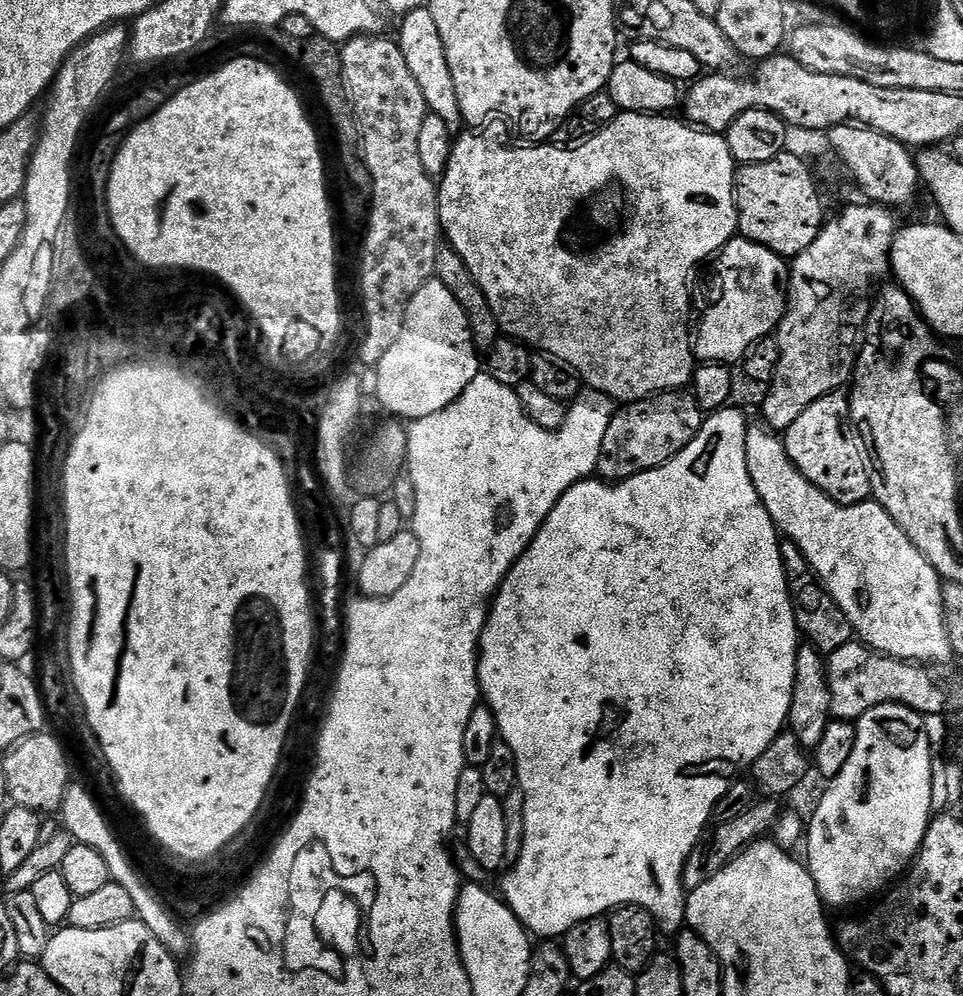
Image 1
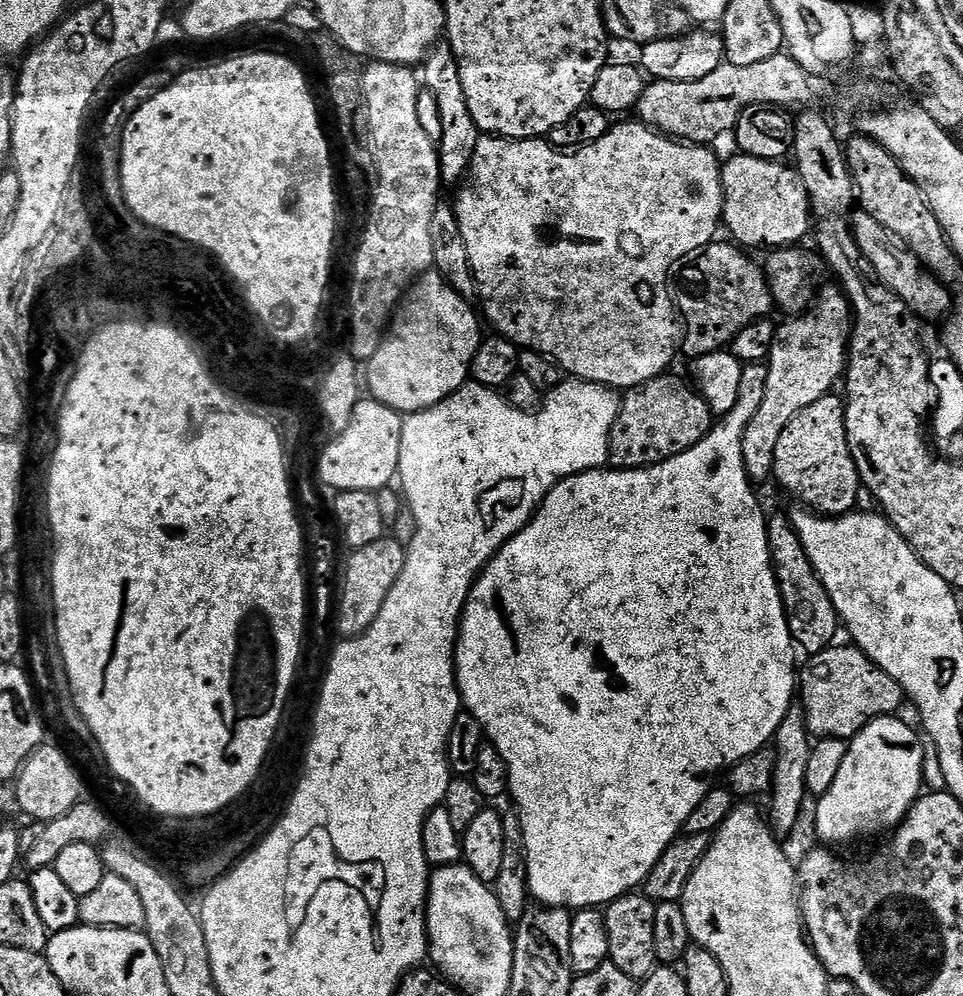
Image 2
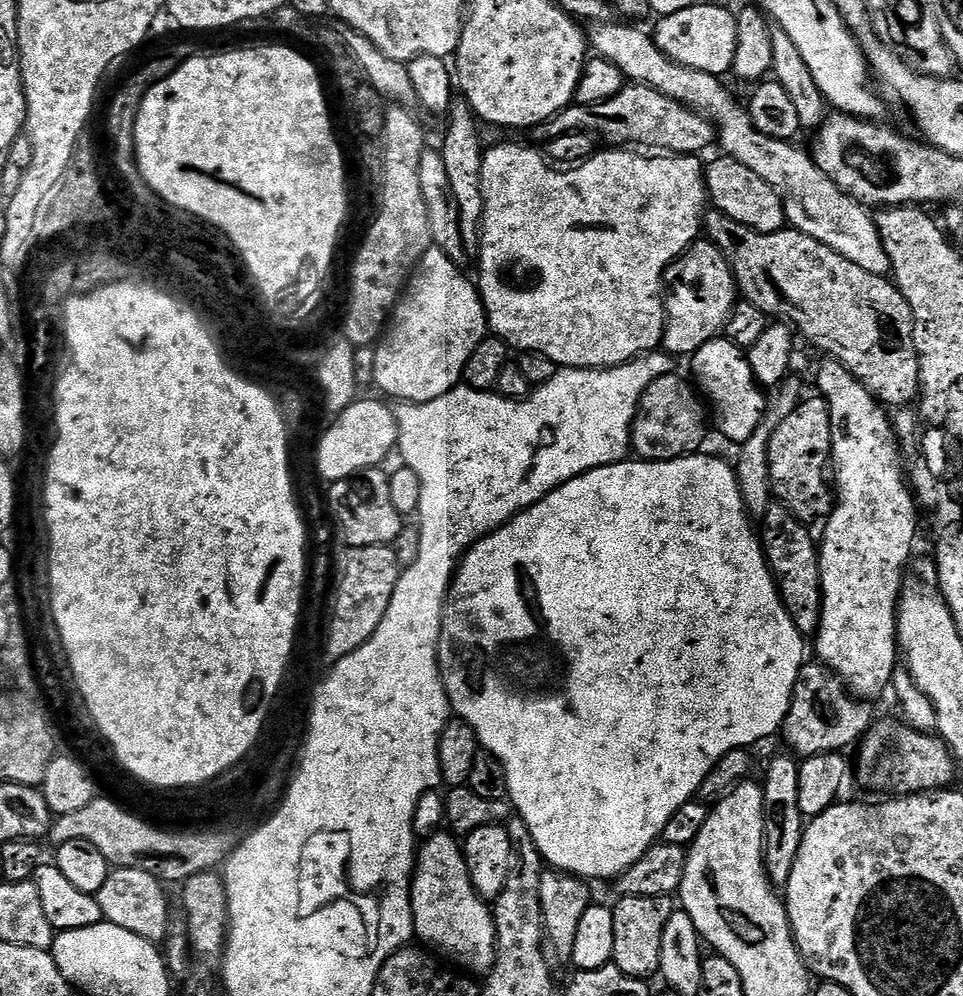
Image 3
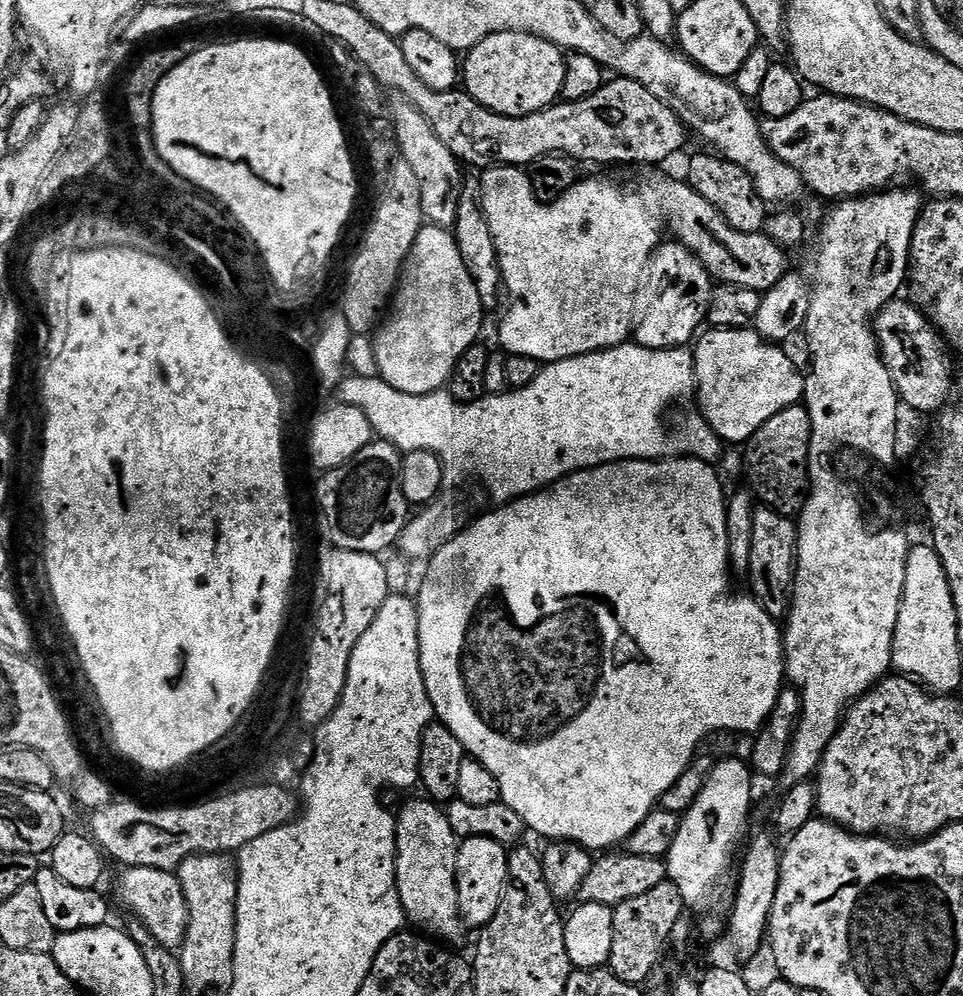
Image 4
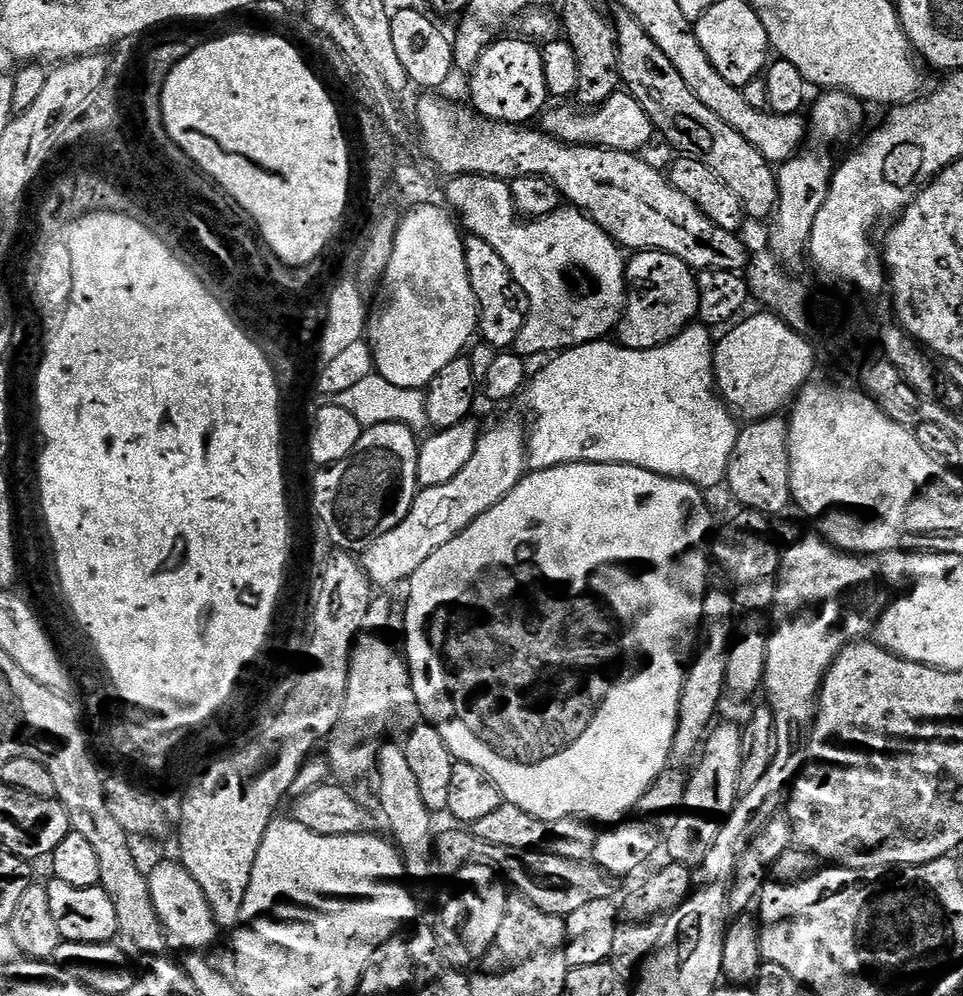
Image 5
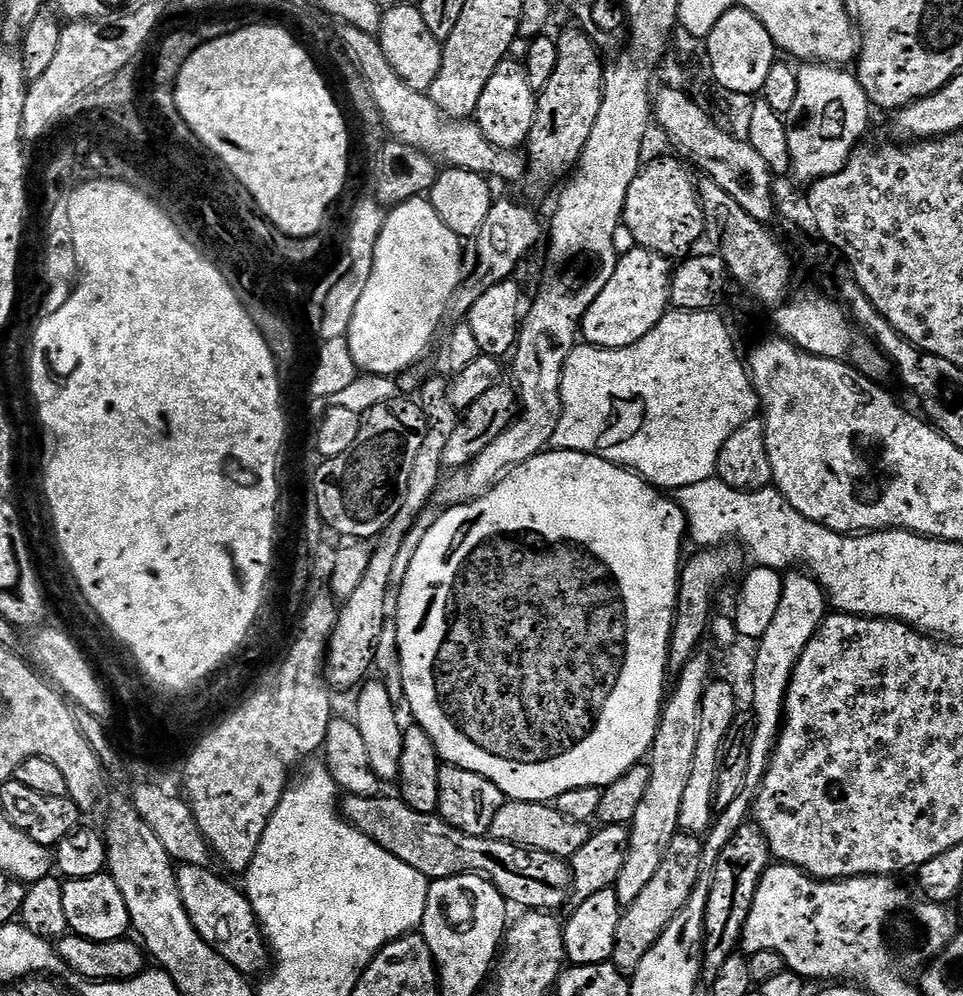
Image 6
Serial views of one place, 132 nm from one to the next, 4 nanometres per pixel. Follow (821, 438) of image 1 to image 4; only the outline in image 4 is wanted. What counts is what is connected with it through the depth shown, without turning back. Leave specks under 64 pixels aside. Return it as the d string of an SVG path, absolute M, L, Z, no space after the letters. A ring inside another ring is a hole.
M803 403L792 404L774 414L746 442L748 453L744 456L744 468L748 471L747 487L761 505L773 508L784 516L799 517L808 501L808 454L812 451L812 419Z

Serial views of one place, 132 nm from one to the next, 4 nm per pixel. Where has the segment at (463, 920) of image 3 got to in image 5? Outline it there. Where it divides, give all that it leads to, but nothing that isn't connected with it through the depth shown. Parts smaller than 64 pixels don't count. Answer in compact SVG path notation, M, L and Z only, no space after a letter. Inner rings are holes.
M384 742L380 745L380 754L376 757L376 766L374 769L375 775L380 775L380 808L383 819L392 827L392 832L395 843L398 845L398 851L404 861L404 870L409 877L413 876L416 880L428 880L432 876L432 871L437 871L438 865L433 858L432 849L434 846L434 831L432 832L432 820L434 820L434 813L432 813L426 806L426 802L422 798L422 793L418 787L413 774L410 762L406 762L406 754L403 747L399 743L388 744L392 742Z

